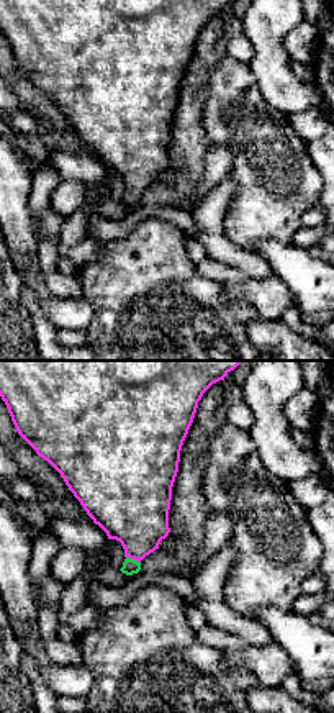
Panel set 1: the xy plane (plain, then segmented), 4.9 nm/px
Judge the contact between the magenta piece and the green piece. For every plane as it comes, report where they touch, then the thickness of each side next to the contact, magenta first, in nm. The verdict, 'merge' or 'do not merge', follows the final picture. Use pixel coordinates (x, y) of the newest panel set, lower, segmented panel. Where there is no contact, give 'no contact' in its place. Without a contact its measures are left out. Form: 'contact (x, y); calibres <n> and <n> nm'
contact (133, 558); calibres 360 and 80 nm

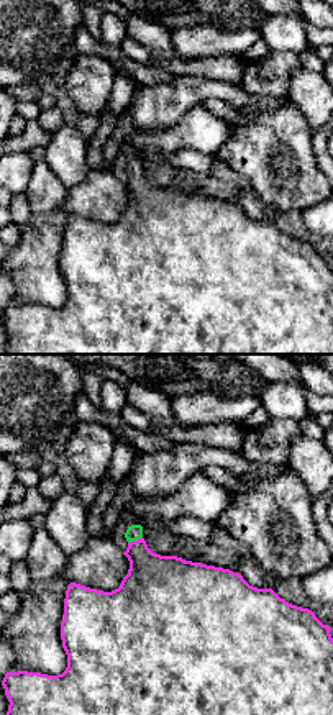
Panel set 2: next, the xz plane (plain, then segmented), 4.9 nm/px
contact (136, 540); calibres 300 and 80 nm

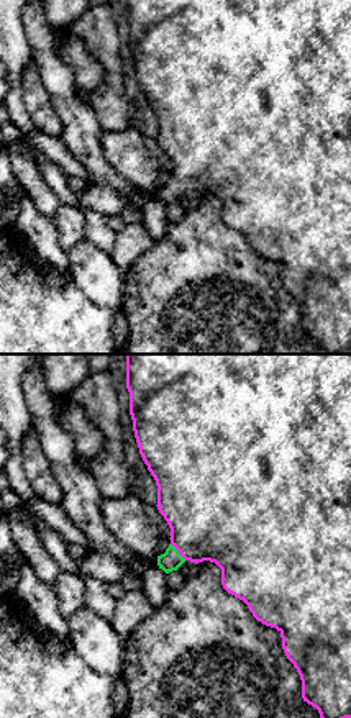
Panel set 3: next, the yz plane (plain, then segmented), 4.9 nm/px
contact (177, 549); calibres 460 and 100 nm

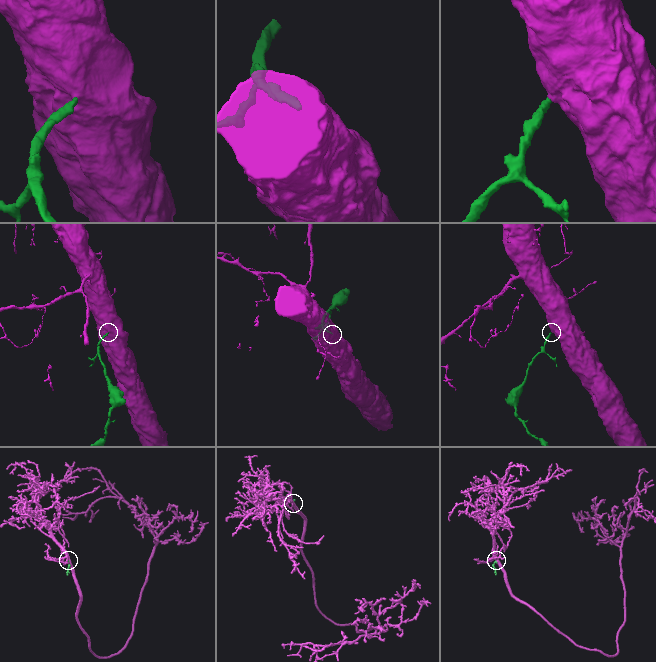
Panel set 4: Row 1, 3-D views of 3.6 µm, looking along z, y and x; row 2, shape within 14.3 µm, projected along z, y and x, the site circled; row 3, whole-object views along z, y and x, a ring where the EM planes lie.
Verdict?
merge

